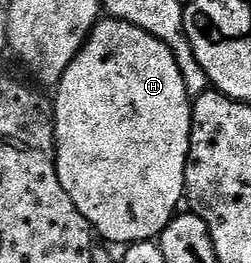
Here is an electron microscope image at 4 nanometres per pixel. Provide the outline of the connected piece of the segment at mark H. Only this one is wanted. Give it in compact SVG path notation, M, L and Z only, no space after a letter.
M113 19L99 20L90 33L85 45L76 55L76 59L66 68L62 82L56 86L53 94L54 102L54 147L58 155L58 174L64 191L68 191L68 199L76 203L76 211L88 219L95 234L102 237L111 246L129 247L138 241L153 241L161 238L168 223L179 212L186 191L186 159L190 155L190 128L192 127L192 98L188 87L184 85L184 75L178 66L176 55L160 39L148 35L140 27L124 21Z

